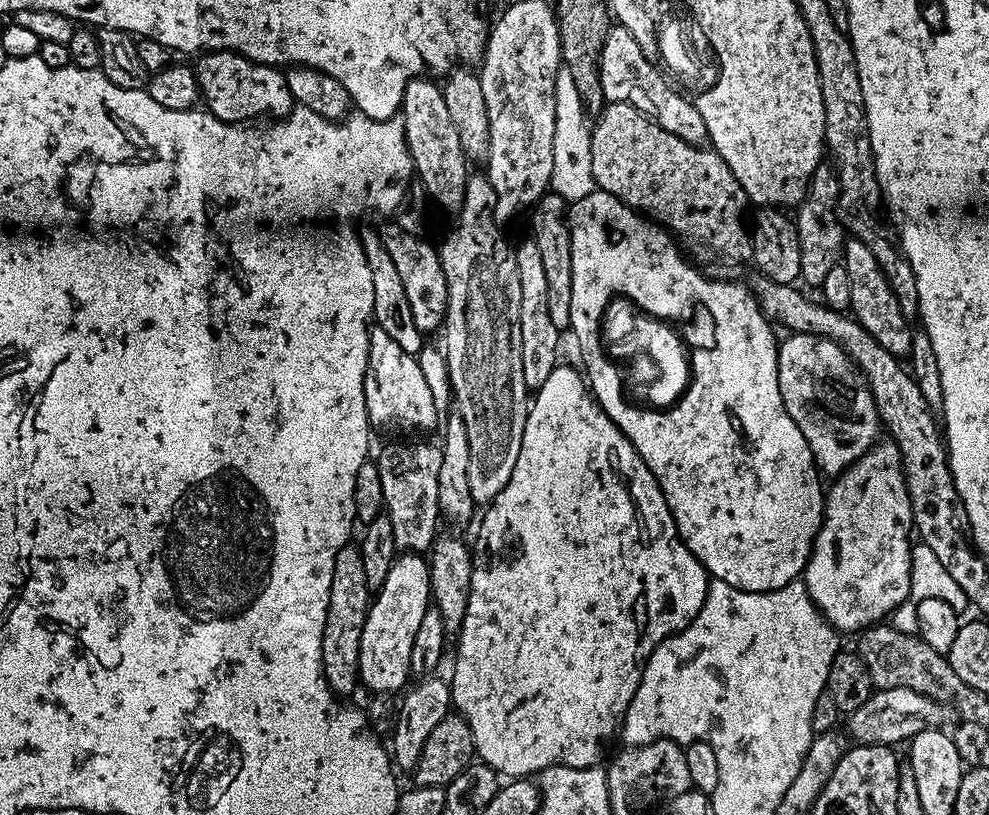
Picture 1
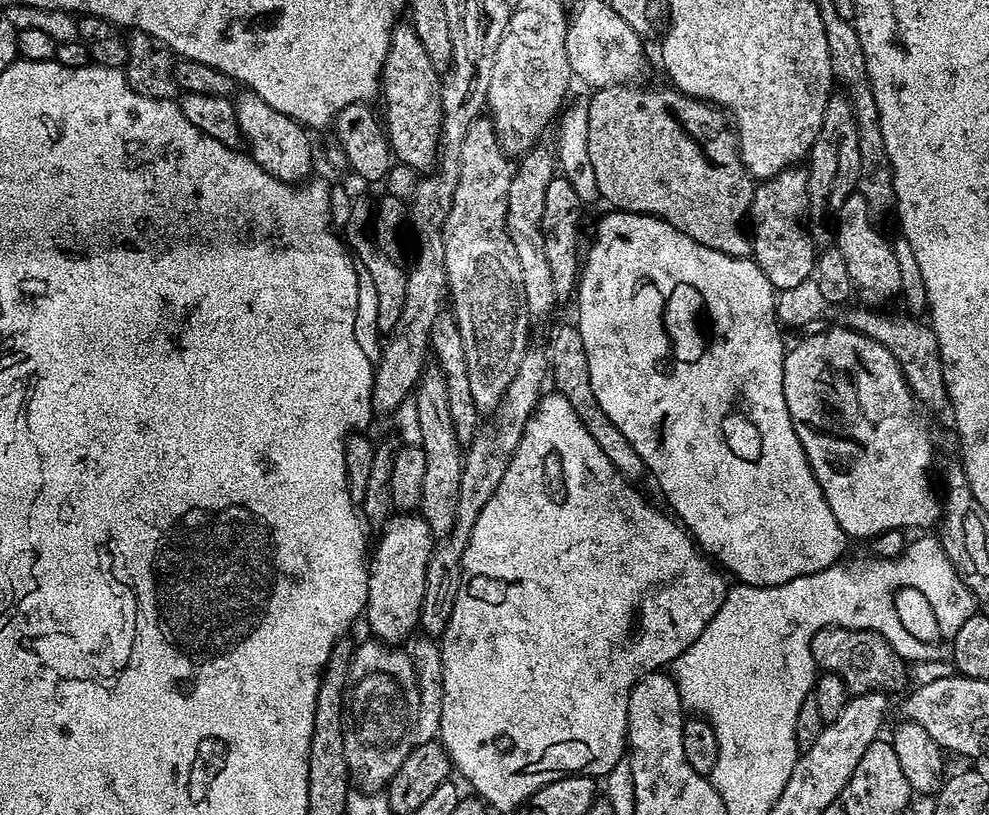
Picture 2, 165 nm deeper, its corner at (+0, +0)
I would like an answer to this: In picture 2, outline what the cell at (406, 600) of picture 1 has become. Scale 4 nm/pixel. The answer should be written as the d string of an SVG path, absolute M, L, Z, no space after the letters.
M392 514L383 521L384 533L376 544L376 553L371 553L368 564L368 603L366 605L366 617L372 627L371 635L375 639L393 646L399 645L400 640L407 641L417 631L420 623L420 607L422 606L422 594L426 586L426 566L434 547L434 537L428 523L419 514Z

